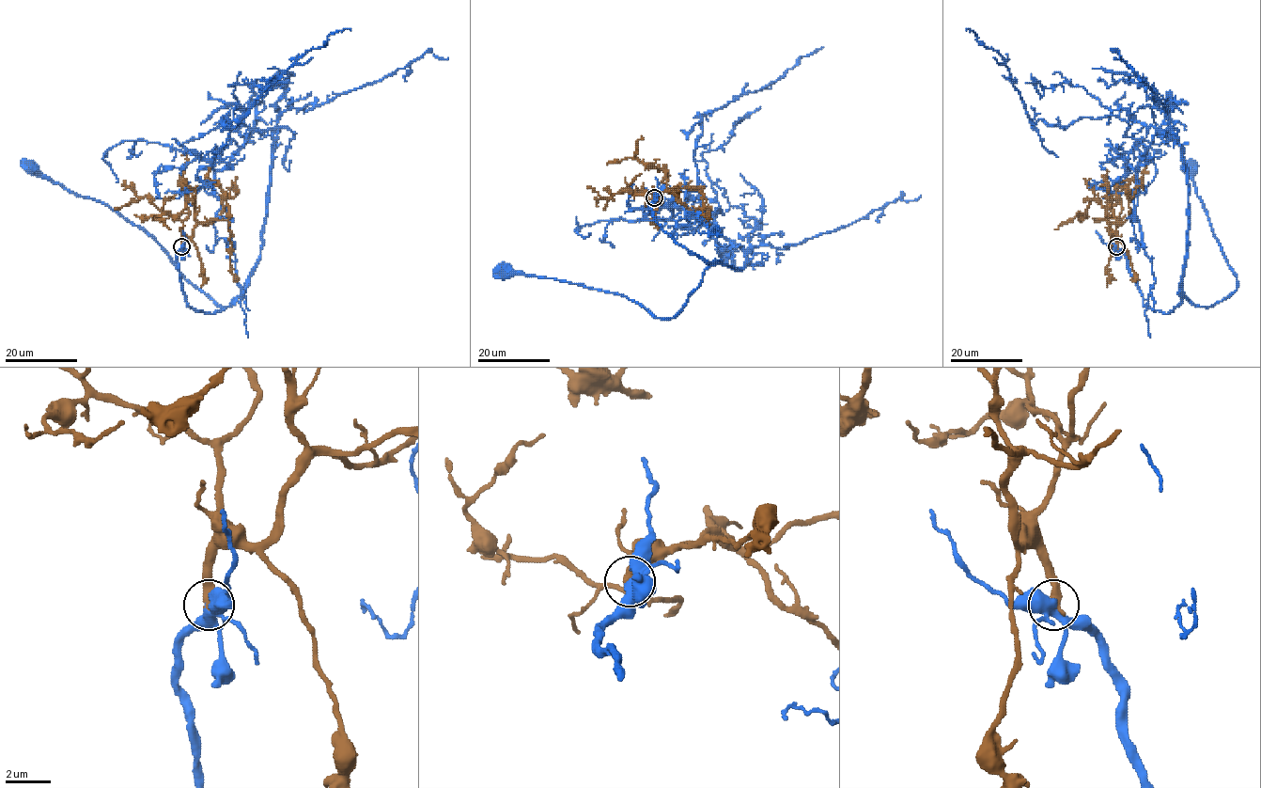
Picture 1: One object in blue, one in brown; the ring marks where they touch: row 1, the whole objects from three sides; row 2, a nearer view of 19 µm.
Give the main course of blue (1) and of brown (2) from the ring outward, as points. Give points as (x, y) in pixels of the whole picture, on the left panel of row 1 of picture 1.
1: (181, 246), (176, 260), (191, 307), (215, 313), (244, 291), (220, 307), (138, 227), (26, 166)
2: (181, 246), (181, 239), (191, 236), (195, 222), (194, 199), (189, 199), (175, 215), (136, 216), (133, 214)

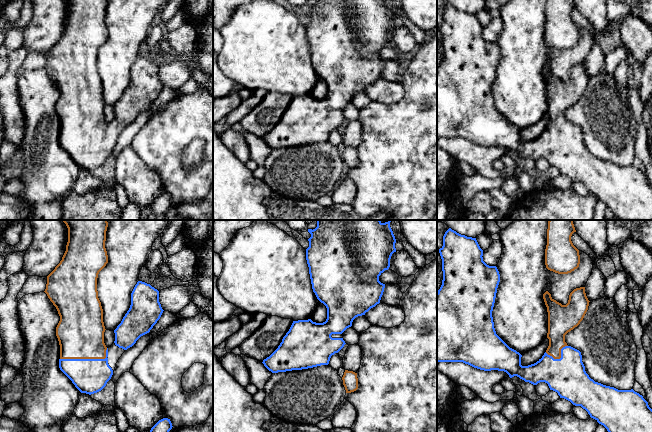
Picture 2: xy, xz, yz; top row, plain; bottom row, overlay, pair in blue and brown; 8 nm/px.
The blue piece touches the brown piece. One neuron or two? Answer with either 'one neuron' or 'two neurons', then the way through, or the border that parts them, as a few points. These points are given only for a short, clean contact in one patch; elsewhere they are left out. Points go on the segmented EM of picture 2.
one neuron

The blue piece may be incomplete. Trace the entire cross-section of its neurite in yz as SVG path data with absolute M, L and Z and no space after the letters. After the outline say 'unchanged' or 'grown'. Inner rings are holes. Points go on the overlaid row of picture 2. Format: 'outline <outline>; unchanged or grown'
outline M449 228L439 249L443 280L437 292L437 362L463 362L474 368L506 372L525 382L548 384L560 398L585 409L591 418L608 432L652 432L652 409L642 395L631 390L618 390L595 382L585 371L581 352L565 342L565 335L583 320L589 306L585 287L574 289L566 305L562 305L546 291L543 299L548 312L549 346L536 363L522 366L522 355L510 348L494 328L492 311L500 274L496 266L483 261L483 250L476 238L461 235Z; grown

